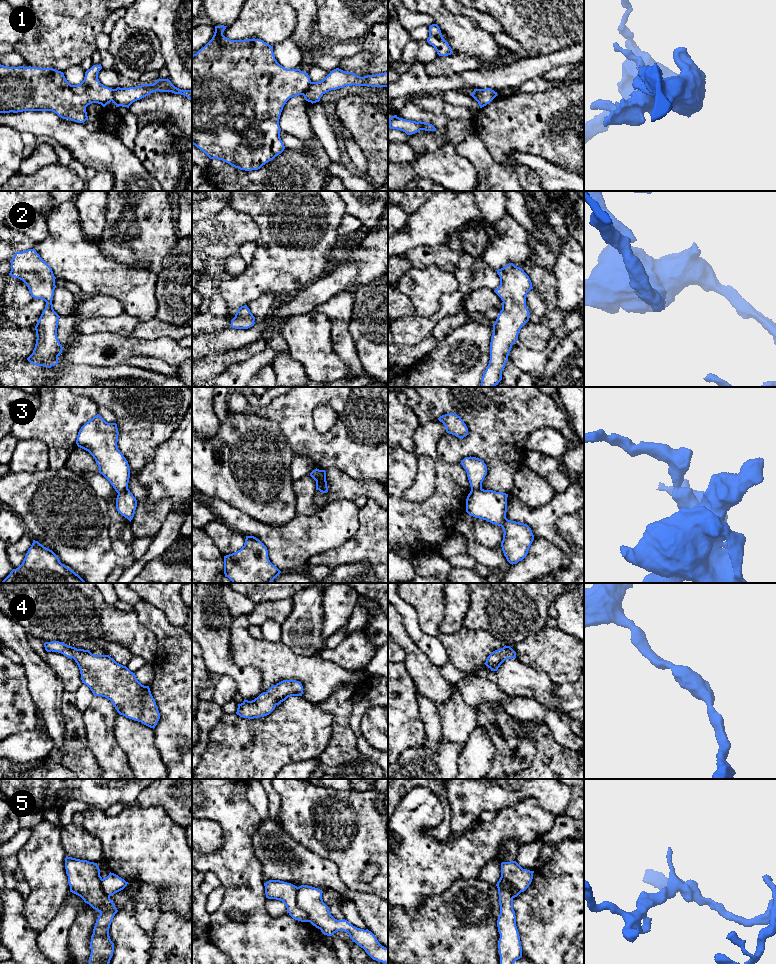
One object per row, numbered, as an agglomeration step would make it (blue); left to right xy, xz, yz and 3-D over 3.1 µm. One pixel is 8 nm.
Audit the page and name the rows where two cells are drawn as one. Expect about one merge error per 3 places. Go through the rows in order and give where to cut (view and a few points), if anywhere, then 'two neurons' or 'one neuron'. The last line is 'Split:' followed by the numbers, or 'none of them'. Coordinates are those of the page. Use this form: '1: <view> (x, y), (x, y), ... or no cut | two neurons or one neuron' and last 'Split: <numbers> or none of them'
1: xz (311, 82), (302, 94) | two neurons
2: no cut | one neuron
3: xz (320, 470), (319, 476), (315, 480) | two neurons
4: no cut | one neuron
5: xz (297, 887), (296, 903), (307, 912), (309, 921) | two neurons
Split: 1, 3, 5

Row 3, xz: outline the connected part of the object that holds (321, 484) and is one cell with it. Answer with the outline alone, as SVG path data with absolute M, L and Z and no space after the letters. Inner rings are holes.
M320 470L319 478L316 480L316 490L322 493L328 492L325 470Z

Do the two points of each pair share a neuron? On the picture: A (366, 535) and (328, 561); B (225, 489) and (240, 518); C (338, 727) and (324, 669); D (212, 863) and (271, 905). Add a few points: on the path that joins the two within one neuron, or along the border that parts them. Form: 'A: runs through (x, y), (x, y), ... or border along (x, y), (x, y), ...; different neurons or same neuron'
A: runs through (357, 544), (349, 552), (337, 556); same neuron
B: border along (214, 497), (223, 500), (256, 519); different neurons
C: border along (332, 693), (322, 701), (314, 704); different neurons
D: border along (265, 898), (265, 909), (272, 916), (286, 913); different neurons

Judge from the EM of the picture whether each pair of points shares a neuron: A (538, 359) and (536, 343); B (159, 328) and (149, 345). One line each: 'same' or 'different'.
A: different
B: different

